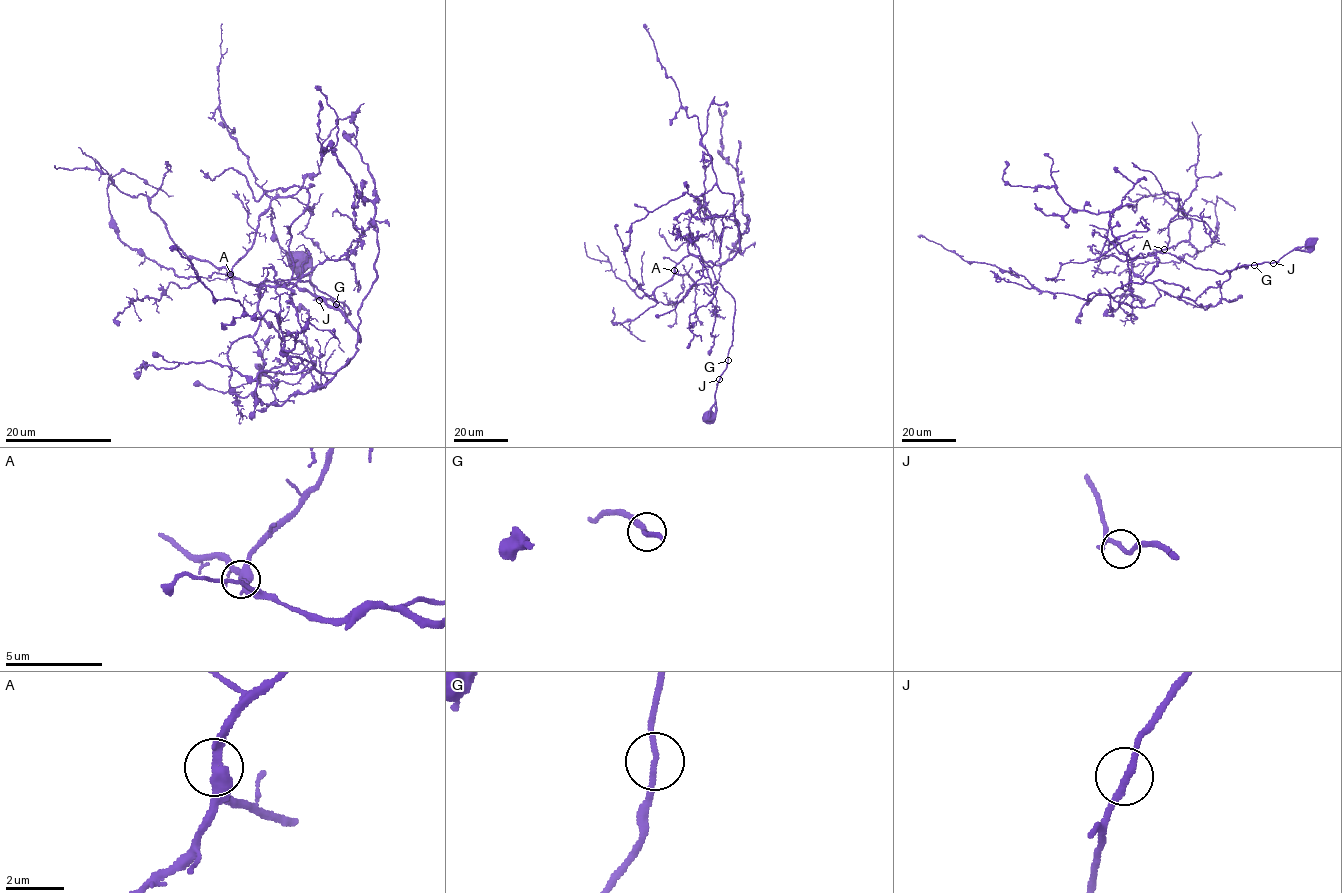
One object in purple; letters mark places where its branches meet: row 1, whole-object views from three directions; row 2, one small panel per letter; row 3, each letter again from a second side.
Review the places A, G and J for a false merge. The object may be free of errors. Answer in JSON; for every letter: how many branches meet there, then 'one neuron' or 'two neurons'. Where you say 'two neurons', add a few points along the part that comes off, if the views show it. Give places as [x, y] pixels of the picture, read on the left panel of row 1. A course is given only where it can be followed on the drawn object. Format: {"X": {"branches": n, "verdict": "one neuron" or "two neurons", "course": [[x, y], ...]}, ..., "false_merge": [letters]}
{"A": {"branches": 2, "verdict": "one neuron"}, "G": {"branches": 2, "verdict": "one neuron"}, "J": {"branches": 2, "verdict": "one neuron"}, "false_merge": []}

